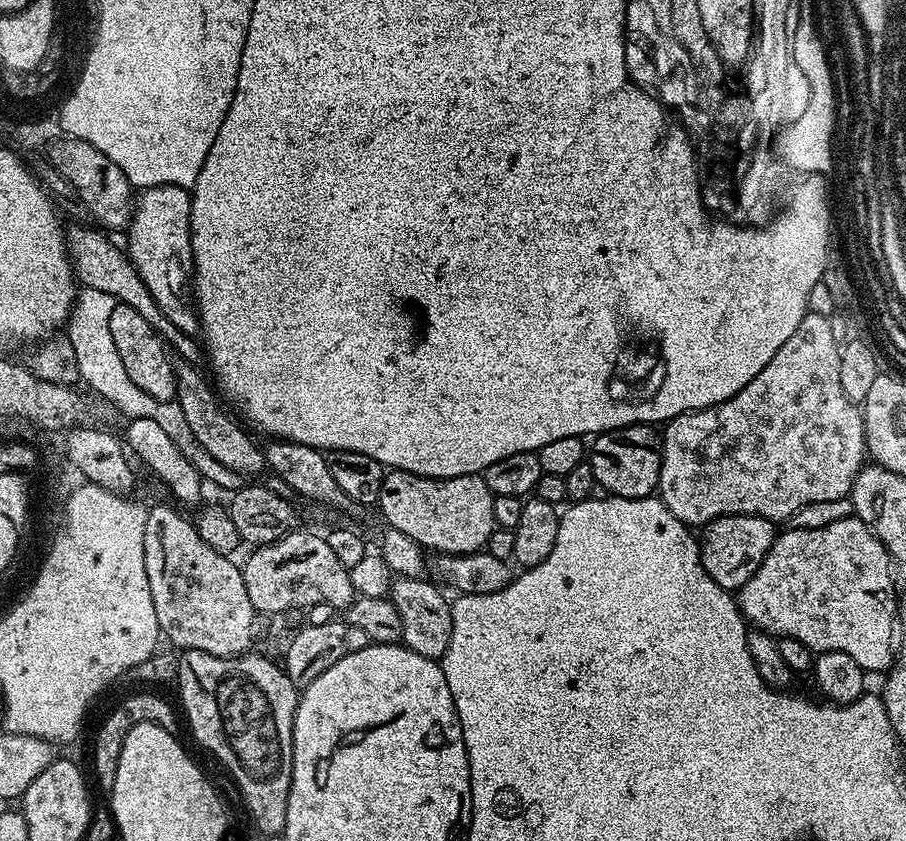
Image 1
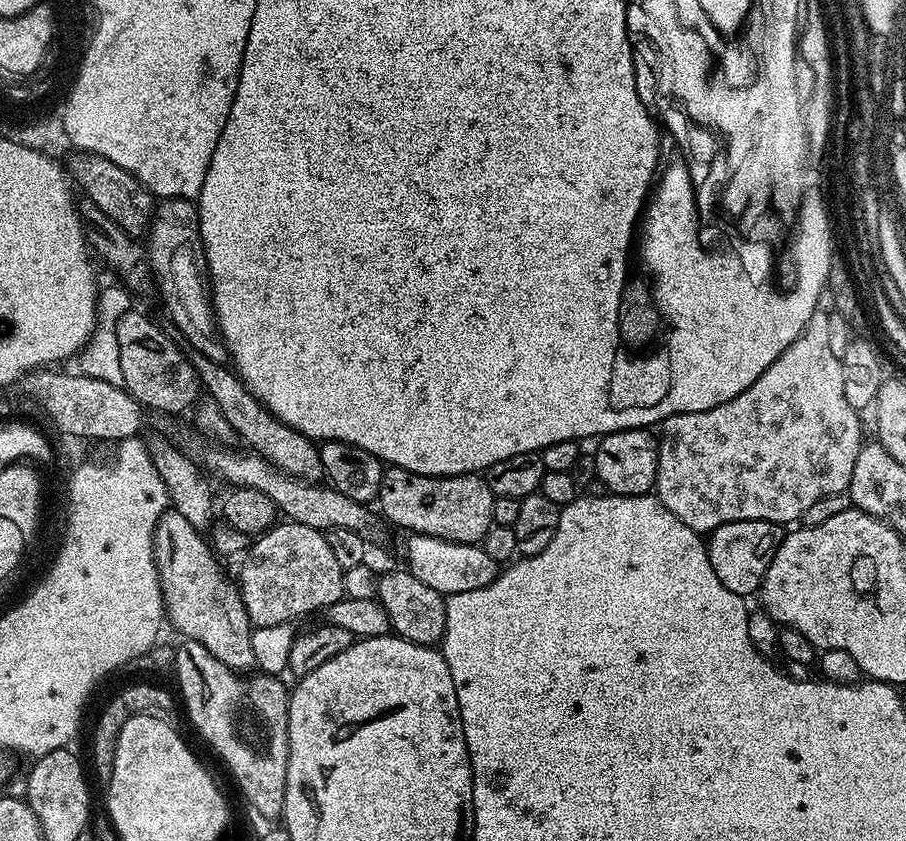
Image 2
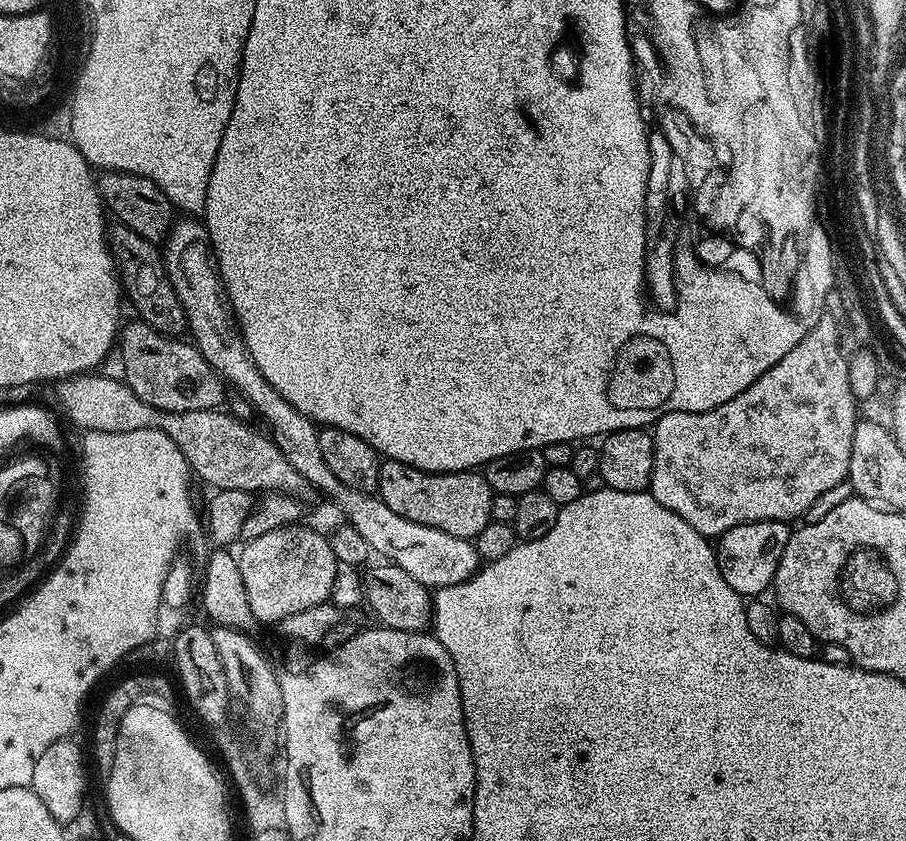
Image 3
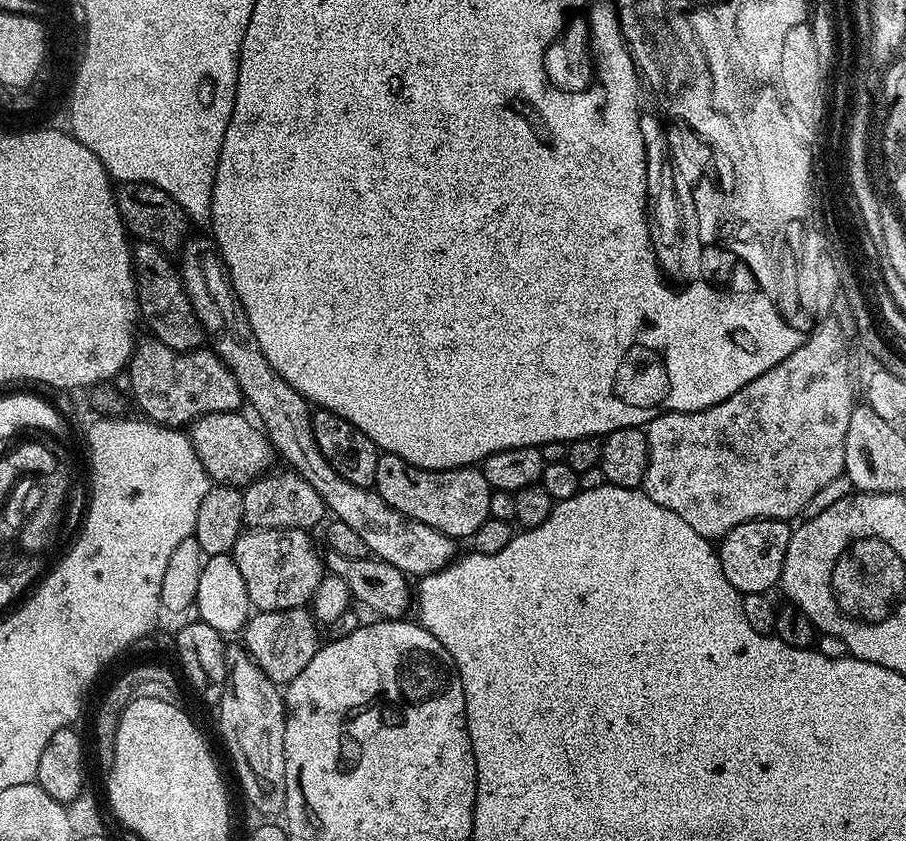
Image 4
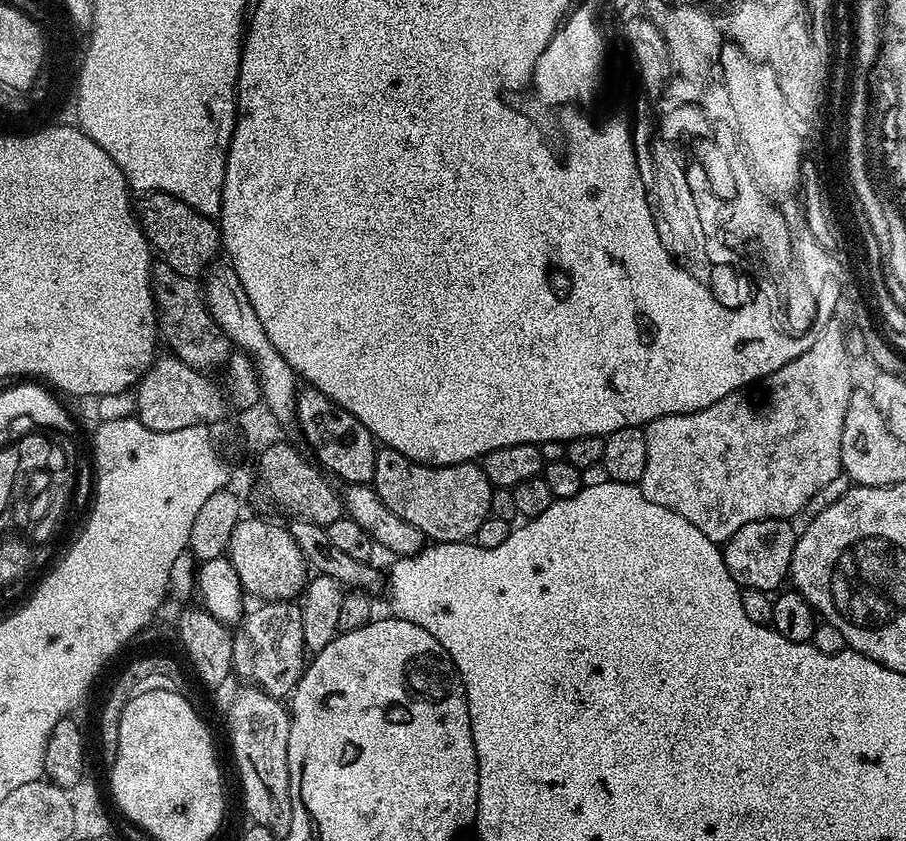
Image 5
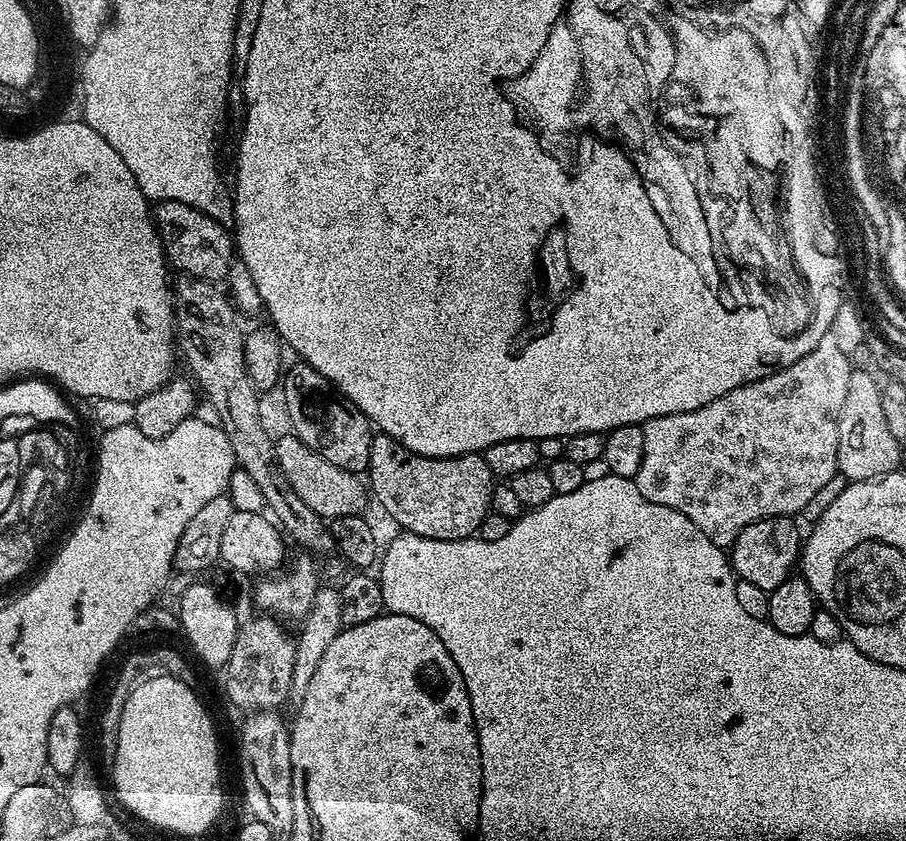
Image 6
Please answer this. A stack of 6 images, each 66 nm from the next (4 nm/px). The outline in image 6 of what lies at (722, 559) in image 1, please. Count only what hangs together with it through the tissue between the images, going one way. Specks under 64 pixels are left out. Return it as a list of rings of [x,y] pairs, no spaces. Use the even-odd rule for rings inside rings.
[[[771,516],[746,526],[730,549],[730,563],[737,577],[761,587],[767,593],[782,586],[787,576],[793,575],[802,547],[802,532],[800,536],[796,522],[791,516]]]

